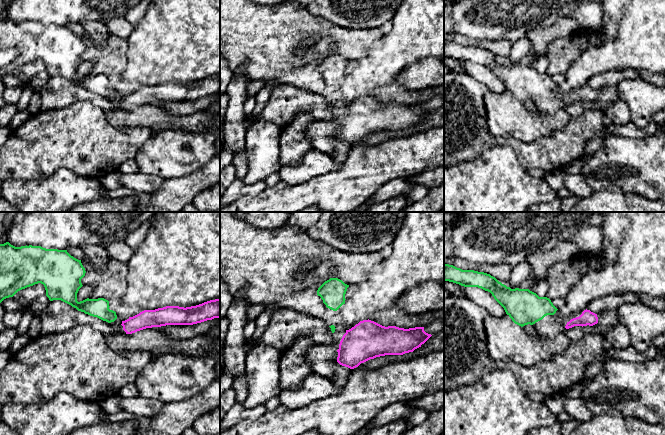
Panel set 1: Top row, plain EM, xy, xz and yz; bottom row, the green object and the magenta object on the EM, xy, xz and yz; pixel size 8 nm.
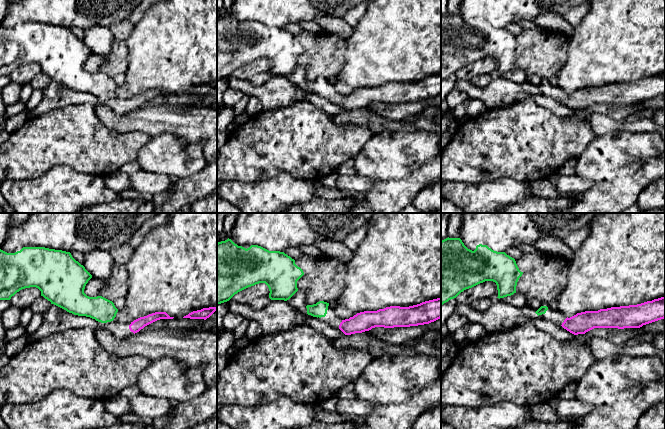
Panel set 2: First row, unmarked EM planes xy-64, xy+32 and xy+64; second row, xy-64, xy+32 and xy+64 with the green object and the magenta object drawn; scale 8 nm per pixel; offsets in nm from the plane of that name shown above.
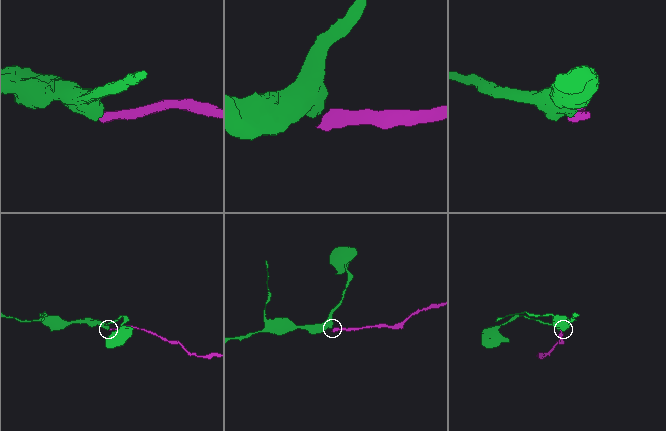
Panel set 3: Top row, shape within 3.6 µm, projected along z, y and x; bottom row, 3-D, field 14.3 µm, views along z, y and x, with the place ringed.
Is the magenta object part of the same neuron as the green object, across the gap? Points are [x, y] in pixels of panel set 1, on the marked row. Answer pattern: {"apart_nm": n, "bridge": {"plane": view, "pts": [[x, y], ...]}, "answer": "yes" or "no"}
{"apart_nm": 50, "bridge": {"plane": "xy", "pts": [[116, 318], [122, 321]]}, "answer": "yes"}

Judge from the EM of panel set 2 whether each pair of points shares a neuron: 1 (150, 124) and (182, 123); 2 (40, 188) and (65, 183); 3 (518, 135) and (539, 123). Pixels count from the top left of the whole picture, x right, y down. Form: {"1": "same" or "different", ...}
{"1": "same", "2": "same", "3": "same"}

